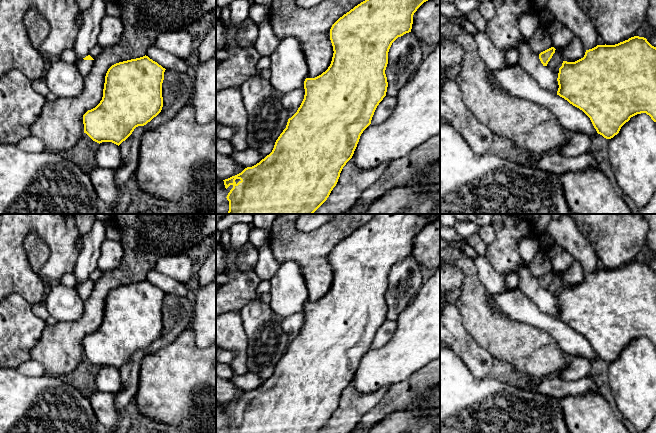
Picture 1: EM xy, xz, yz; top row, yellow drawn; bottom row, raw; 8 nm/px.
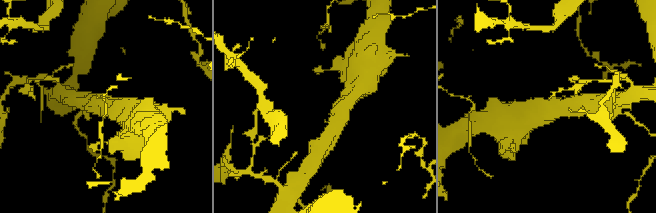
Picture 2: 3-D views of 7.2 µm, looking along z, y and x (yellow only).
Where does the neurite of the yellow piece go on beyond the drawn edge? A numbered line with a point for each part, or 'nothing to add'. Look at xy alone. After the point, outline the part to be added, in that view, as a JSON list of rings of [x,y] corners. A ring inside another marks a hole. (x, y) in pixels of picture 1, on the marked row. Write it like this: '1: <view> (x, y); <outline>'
1: xy (84, 66); [[[82,59],[76,64],[76,66],[77,66],[77,69],[79,70],[80,74],[83,77],[86,77],[88,75],[88,73],[90,72],[90,70],[92,69],[93,64],[94,64],[94,60]]]

